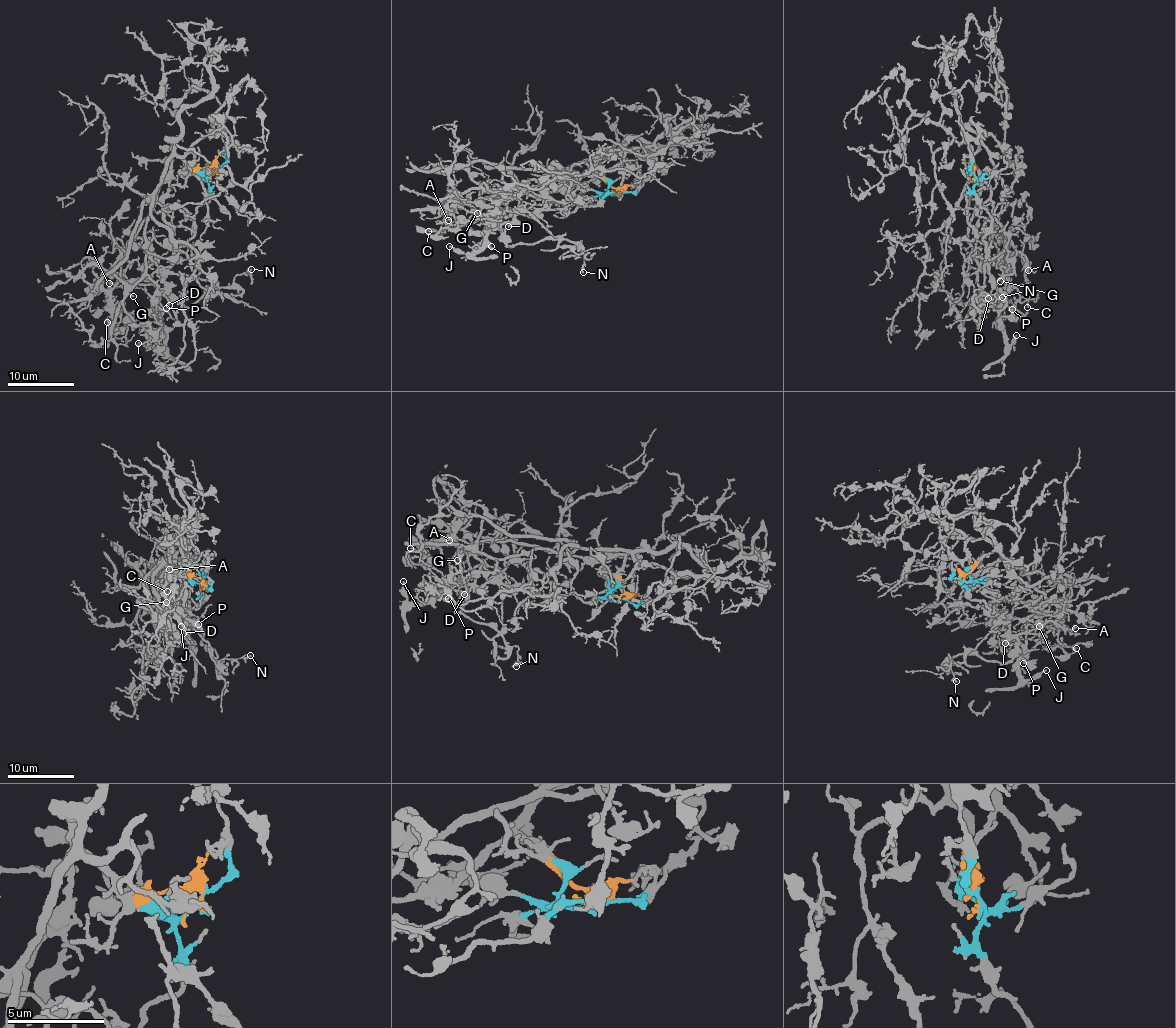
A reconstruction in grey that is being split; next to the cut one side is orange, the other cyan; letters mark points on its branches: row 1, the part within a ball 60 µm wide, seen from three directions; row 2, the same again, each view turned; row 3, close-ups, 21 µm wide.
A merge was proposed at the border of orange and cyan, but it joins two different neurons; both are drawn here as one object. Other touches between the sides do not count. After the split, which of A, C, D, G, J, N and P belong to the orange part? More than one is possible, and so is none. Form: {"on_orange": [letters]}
{"on_orange": []}

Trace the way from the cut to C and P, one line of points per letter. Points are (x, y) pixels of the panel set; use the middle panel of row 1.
C: (617, 193), (564, 217), (556, 209), (518, 214), (484, 236), (459, 222), (454, 228), (428, 230)
P: (617, 193), (564, 217), (556, 209), (518, 214), (485, 235), (482, 243), (490, 246)

